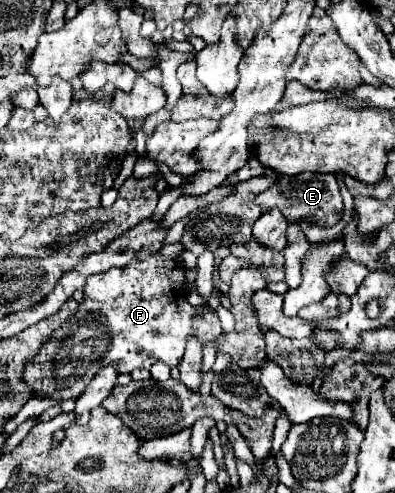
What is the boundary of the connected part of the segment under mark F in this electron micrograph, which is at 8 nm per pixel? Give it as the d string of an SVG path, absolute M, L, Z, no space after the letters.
M152 253L144 261L130 261L126 269L108 269L106 273L90 275L84 285L84 301L78 305L78 313L70 317L56 333L50 337L48 347L40 351L38 357L34 357L26 365L26 381L32 385L36 395L46 397L60 397L70 399L82 393L84 385L106 365L114 365L118 373L132 373L138 367L150 369L156 361L164 361L166 365L180 365L184 349L186 349L186 337L194 333L202 343L218 339L222 333L220 319L210 307L192 307L186 301L184 289L188 289L184 281L184 265L182 261L174 261L170 257L162 257L158 253Z

